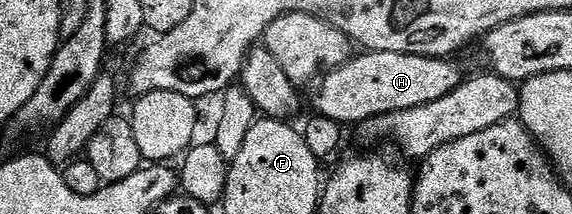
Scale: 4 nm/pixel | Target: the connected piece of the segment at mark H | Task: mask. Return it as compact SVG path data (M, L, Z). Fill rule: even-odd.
M363 51L358 55L321 77L318 93L314 96L314 108L318 111L315 113L321 119L334 120L343 126L361 126L377 116L437 102L439 98L444 98L444 94L452 94L452 90L461 86L464 79L464 73L450 58L399 52Z

